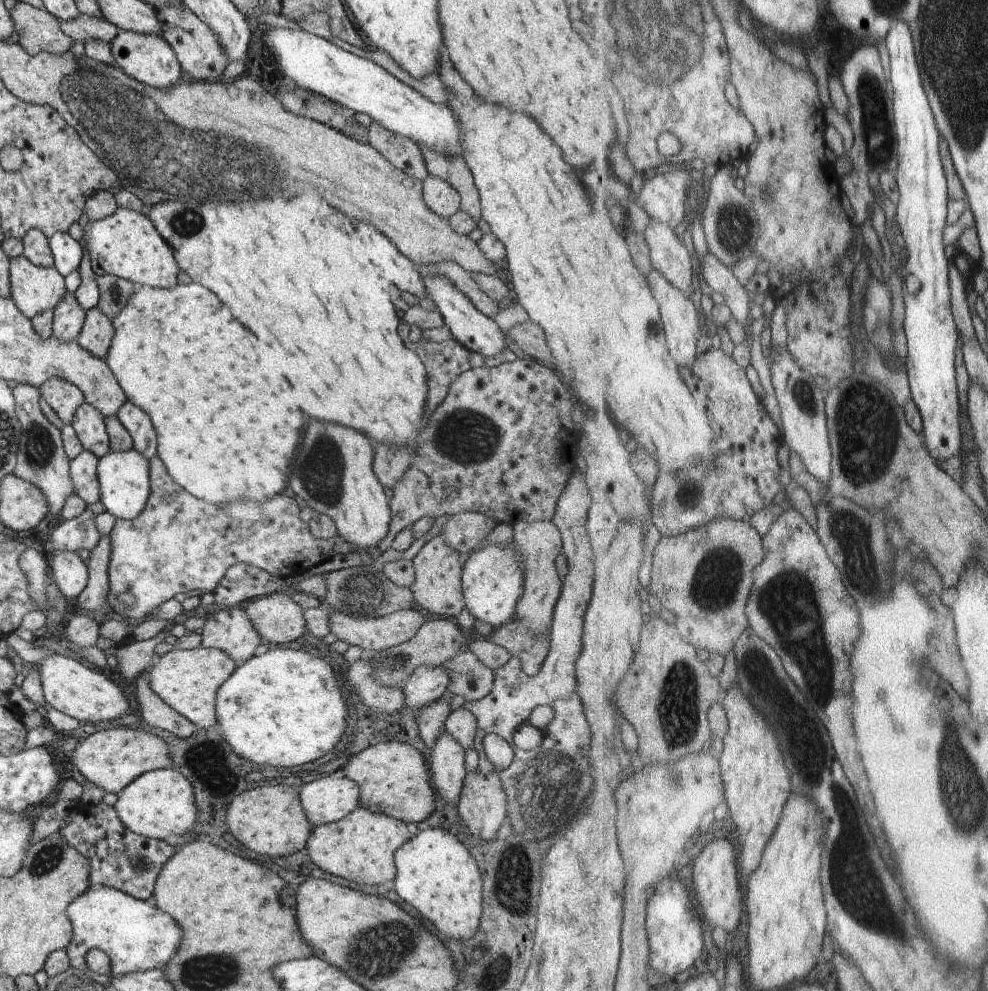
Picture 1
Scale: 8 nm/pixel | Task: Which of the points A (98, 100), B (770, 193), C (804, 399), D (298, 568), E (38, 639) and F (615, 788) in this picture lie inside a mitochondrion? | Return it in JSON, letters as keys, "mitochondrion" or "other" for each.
{"A":"mitochondrion","B":"mitochondrion","C":"mitochondrion","D":"other","E":"other","F":"other"}

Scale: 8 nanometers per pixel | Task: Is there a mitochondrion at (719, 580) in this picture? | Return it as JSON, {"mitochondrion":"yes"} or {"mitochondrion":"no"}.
{"mitochondrion":"yes"}

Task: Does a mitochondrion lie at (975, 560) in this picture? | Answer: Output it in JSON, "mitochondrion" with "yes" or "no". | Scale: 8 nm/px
{"mitochondrion":"no"}

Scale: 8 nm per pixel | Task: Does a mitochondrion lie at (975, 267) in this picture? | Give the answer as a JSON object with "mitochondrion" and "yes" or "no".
{"mitochondrion":"no"}

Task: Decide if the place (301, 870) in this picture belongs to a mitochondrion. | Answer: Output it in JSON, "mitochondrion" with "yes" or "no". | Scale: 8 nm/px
{"mitochondrion":"no"}

